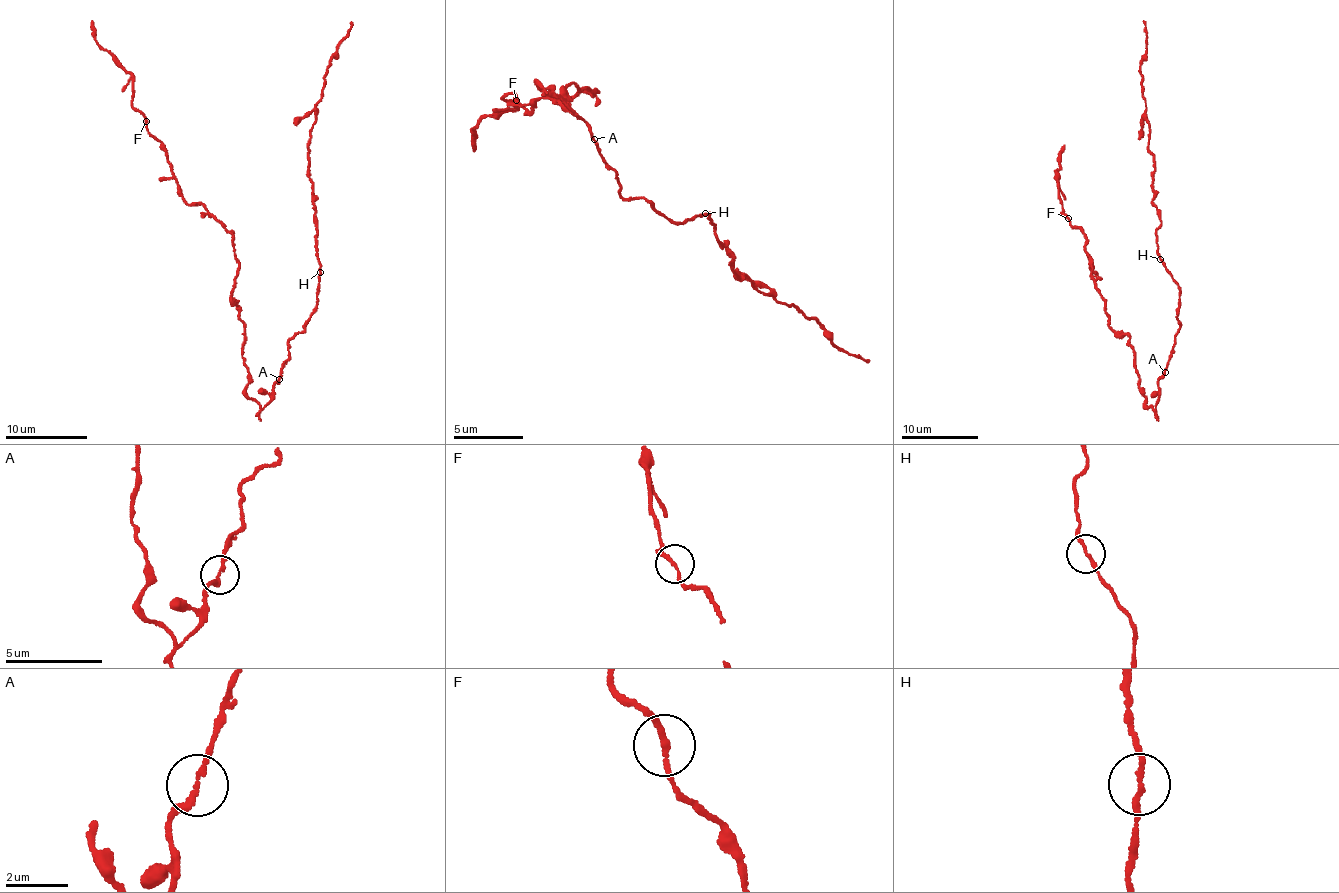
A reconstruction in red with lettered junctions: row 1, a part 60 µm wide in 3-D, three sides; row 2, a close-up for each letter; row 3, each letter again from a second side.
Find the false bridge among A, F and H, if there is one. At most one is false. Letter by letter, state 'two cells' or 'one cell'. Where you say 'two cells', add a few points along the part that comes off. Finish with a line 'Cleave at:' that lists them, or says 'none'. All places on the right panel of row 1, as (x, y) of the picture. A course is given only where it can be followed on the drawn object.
A: one cell
F: one cell
H: one cell
Cleave at: none

